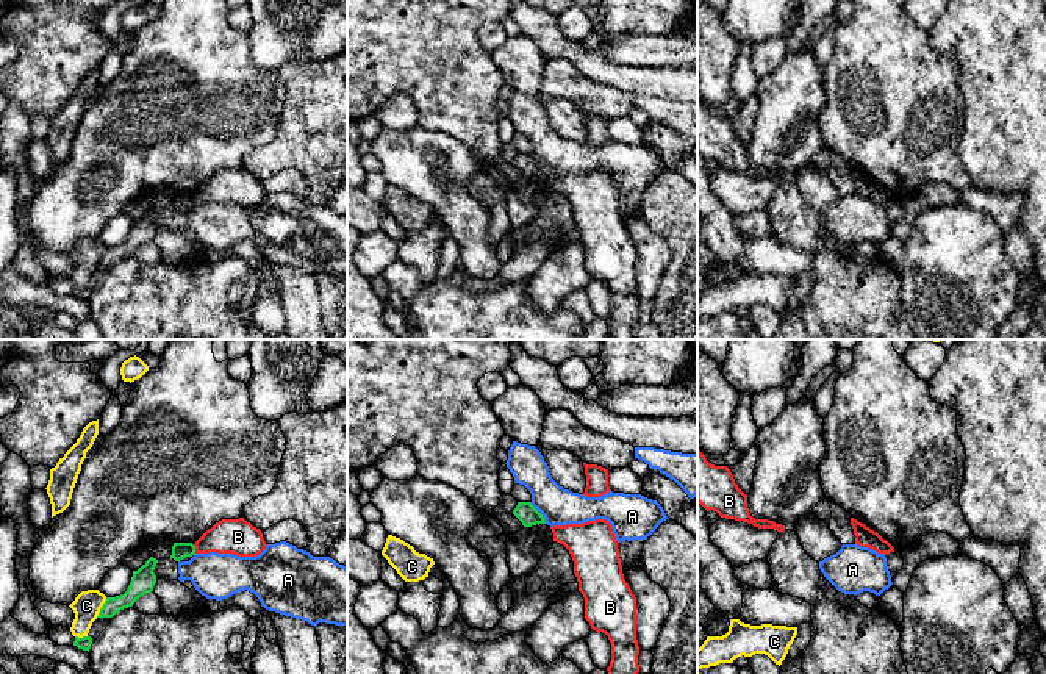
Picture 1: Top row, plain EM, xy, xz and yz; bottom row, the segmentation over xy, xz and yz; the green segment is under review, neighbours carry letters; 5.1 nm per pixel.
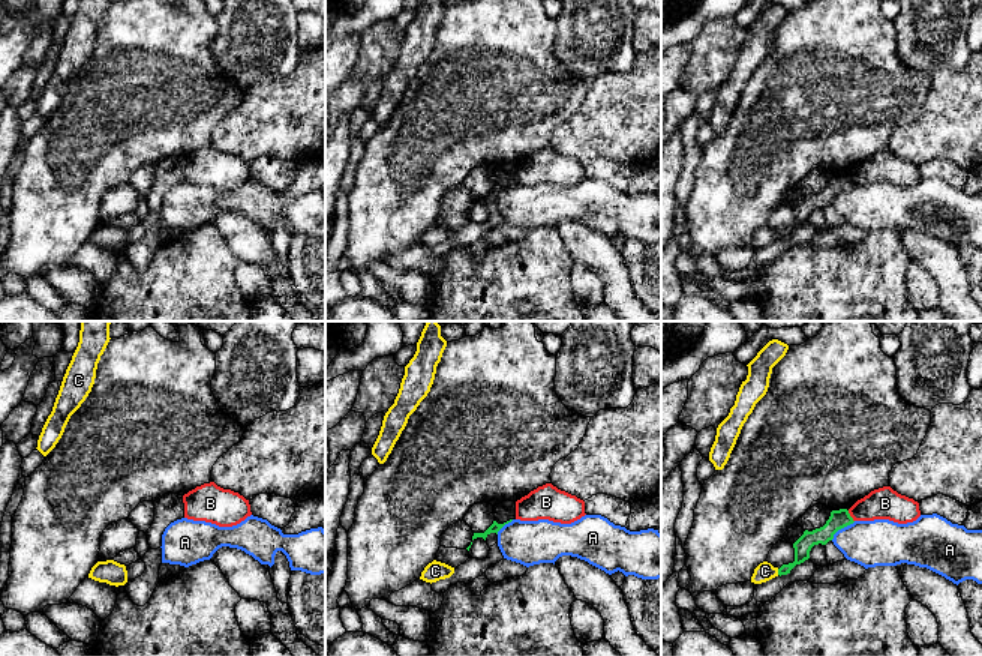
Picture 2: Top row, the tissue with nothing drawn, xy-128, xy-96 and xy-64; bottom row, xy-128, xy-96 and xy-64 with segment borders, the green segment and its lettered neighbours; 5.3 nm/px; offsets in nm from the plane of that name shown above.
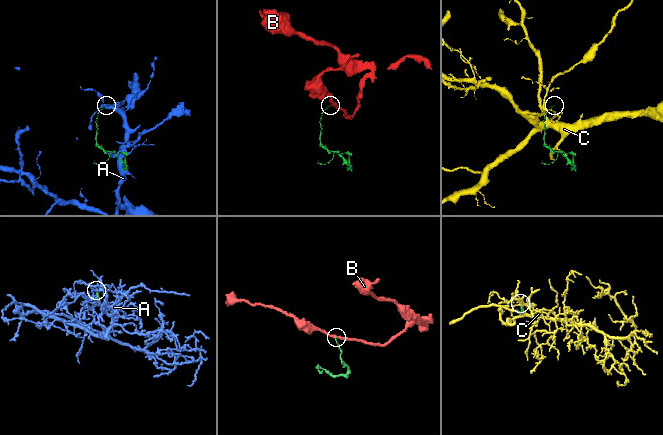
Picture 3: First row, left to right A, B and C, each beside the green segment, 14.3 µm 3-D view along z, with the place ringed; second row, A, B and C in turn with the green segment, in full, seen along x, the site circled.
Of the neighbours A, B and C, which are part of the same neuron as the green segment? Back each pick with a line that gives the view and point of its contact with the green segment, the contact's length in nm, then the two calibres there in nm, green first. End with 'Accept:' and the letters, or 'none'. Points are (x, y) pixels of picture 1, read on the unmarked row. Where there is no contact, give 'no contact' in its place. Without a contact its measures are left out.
Accept: none

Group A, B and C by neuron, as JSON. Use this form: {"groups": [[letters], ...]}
{"groups": [["A"], ["B"], ["C"]]}

